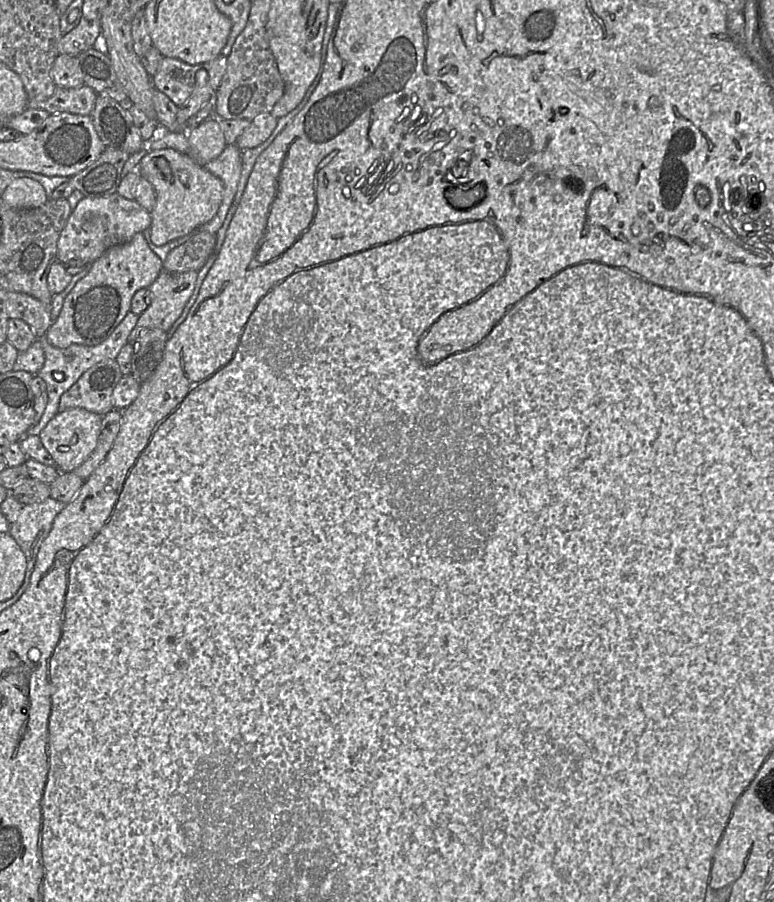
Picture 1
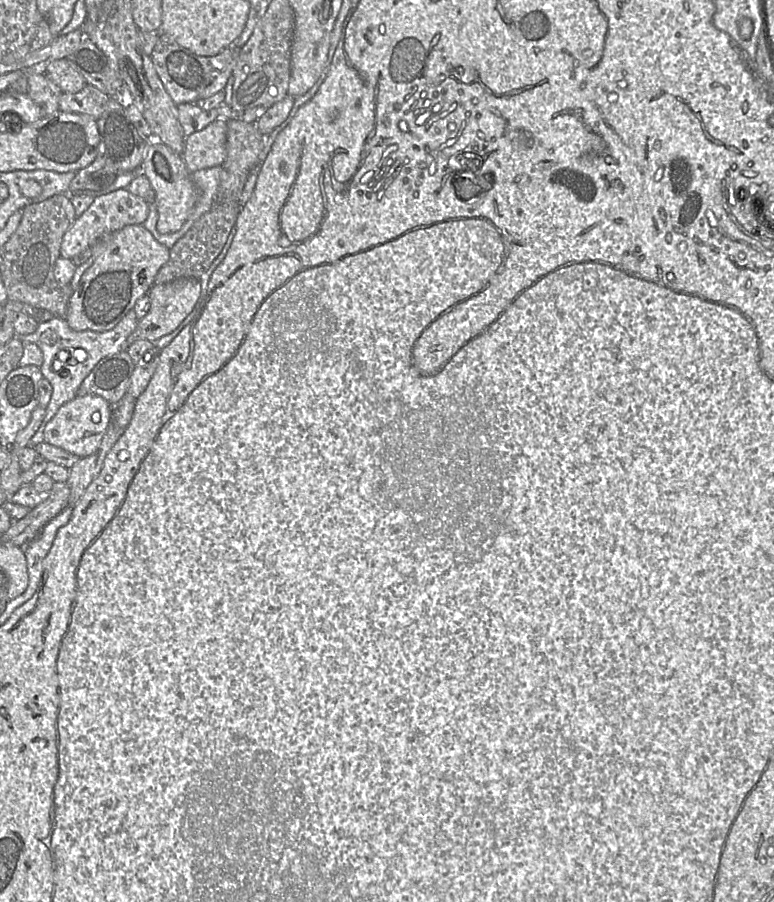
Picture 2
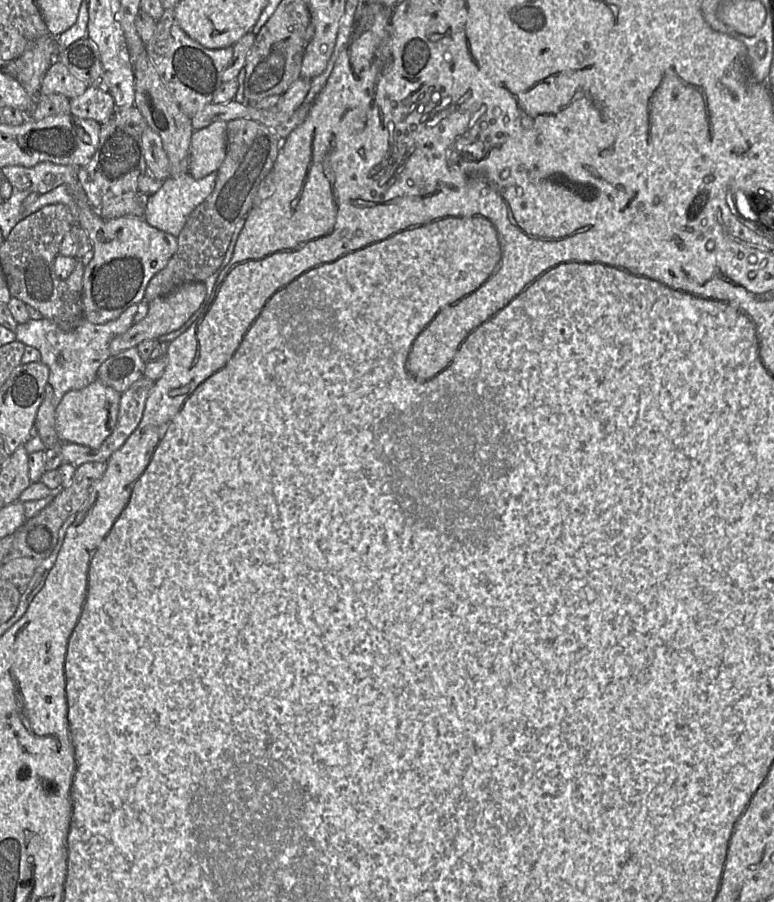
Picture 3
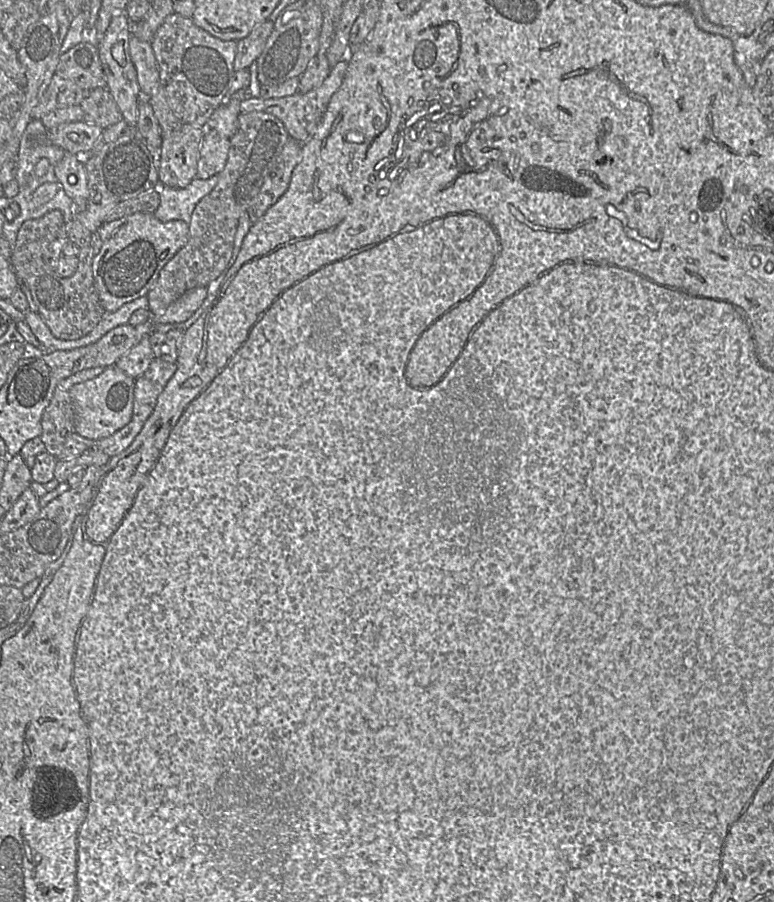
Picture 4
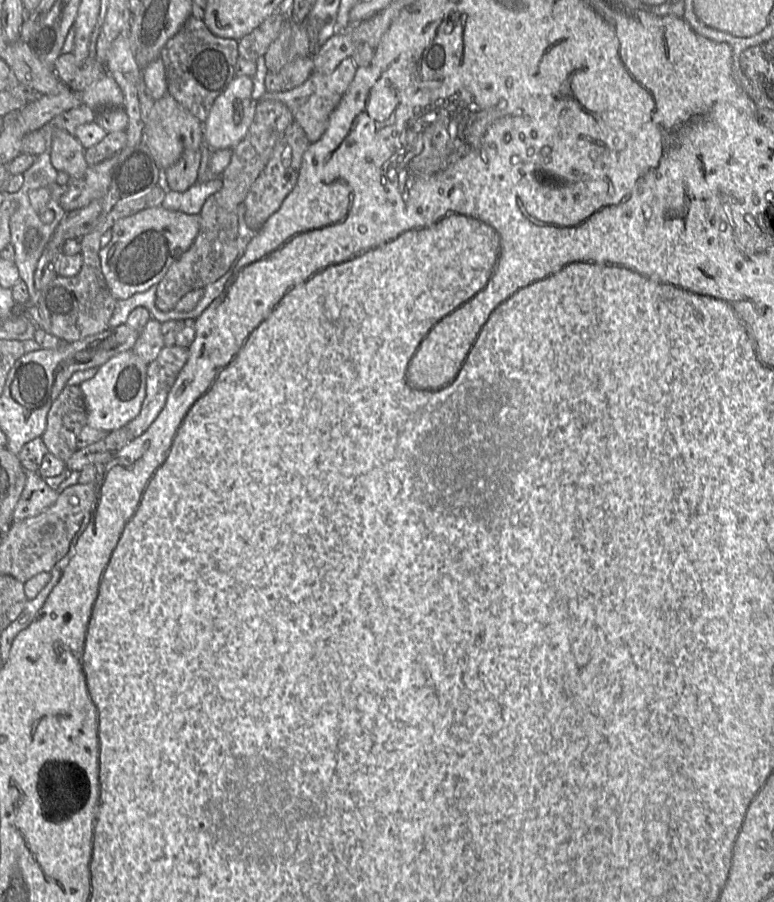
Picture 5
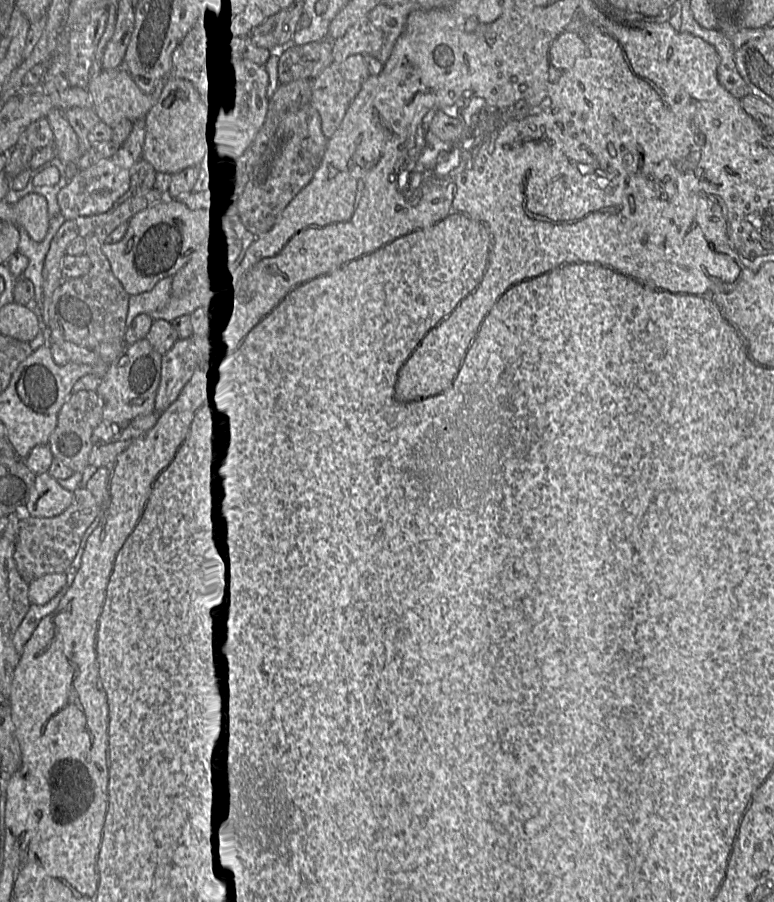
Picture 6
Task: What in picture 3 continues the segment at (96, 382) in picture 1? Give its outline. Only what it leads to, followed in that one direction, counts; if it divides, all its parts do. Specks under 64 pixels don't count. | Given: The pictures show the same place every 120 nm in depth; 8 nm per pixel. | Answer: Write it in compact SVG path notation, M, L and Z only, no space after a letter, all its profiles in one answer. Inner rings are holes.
M136 347L111 355L97 372L97 380L103 385L124 393L144 376L146 363Z

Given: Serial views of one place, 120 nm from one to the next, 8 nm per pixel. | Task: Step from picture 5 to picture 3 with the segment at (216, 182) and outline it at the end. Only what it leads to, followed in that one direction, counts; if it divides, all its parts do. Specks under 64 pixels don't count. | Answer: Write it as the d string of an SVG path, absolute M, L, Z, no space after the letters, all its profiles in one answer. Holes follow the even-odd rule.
M212 172L201 179L194 179L189 173L167 178L161 183L160 189L148 197L144 220L151 227L177 237L191 212L212 193L216 178L217 172Z

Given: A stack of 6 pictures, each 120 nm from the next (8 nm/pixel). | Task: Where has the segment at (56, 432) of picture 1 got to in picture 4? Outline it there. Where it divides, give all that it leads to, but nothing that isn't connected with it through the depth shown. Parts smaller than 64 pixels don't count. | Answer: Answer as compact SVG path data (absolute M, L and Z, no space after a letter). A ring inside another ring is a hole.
M115 365L106 367L95 378L73 385L69 395L74 407L74 432L92 441L100 441L127 425L133 414L135 379Z

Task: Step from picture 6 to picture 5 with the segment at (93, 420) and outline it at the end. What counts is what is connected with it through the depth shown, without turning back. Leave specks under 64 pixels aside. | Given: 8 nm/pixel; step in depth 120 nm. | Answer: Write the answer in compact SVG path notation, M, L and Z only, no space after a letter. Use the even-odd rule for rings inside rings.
M66 385L47 414L47 425L41 438L48 452L66 463L78 450L77 440L85 426L87 426L87 409L83 392L78 385Z

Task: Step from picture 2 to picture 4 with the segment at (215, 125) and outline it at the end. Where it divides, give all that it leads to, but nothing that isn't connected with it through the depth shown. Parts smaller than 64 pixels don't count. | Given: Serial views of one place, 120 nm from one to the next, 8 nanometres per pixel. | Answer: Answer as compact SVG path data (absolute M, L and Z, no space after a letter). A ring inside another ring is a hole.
M203 128L204 135L199 148L196 178L208 179L218 175L225 167L230 147L230 139L216 130Z

